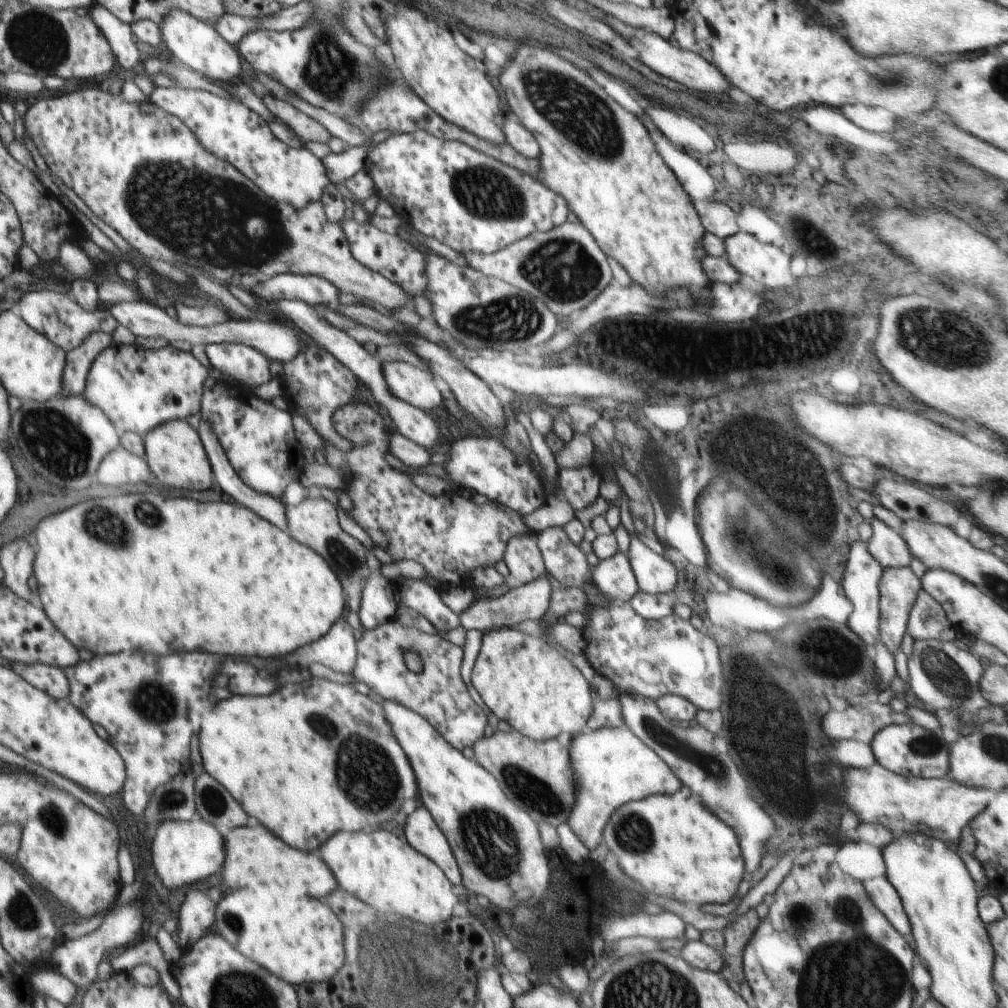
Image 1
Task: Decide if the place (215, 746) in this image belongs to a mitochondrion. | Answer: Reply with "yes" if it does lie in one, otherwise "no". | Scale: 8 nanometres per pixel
no

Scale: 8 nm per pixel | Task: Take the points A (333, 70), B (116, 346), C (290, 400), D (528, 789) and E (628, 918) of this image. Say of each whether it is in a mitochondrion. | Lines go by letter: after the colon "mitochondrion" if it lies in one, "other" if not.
A: mitochondrion
B: other
C: other
D: mitochondrion
E: other

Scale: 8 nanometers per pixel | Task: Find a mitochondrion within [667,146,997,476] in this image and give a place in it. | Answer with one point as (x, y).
(924, 332)

